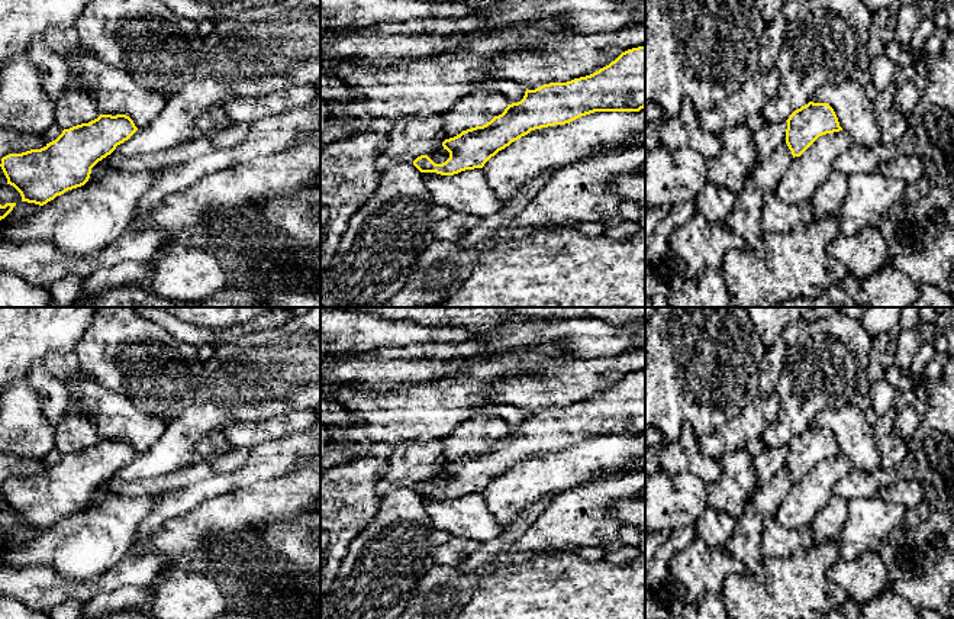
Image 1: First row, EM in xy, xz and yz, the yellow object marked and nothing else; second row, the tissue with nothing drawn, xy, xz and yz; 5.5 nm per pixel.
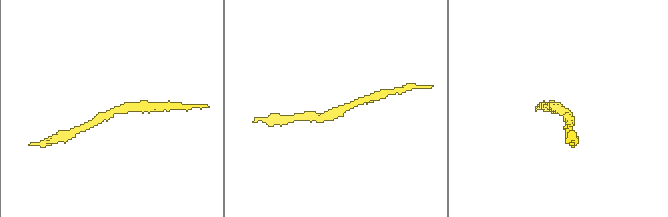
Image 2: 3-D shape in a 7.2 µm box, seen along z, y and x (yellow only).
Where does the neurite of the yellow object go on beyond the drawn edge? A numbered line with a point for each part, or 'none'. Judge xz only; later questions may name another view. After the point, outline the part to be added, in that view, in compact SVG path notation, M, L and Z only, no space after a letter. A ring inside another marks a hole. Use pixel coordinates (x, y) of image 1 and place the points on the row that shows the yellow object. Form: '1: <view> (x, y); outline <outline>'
none

